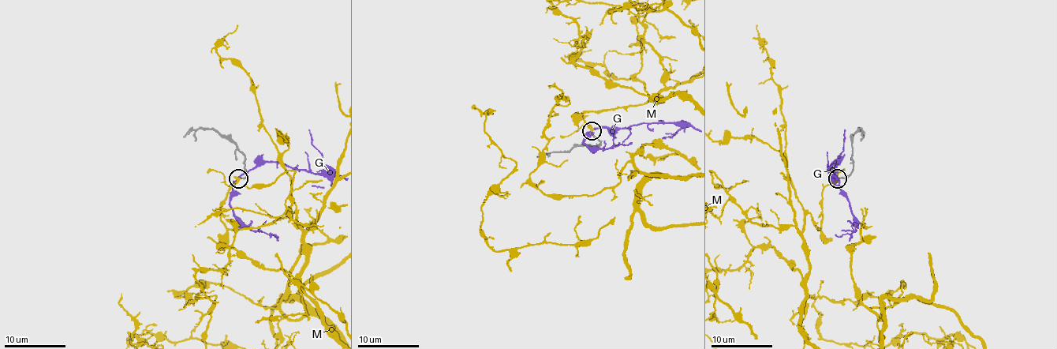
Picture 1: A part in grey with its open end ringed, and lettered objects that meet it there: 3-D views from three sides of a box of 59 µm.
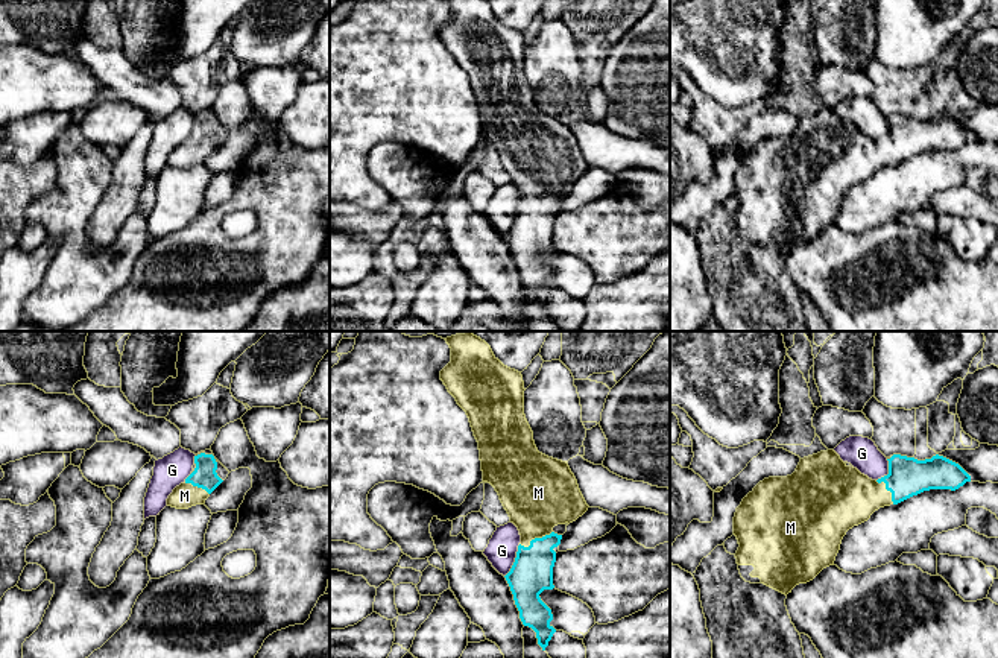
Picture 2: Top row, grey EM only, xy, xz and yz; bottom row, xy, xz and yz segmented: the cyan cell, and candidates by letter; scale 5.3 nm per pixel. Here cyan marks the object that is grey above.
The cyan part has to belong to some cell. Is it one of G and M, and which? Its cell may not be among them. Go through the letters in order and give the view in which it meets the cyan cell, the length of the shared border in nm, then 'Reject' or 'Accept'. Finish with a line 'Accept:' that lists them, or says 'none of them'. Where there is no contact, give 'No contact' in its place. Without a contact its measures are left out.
G: Touches cyan in xz. Shared border 190 nm. Reject
M: Touches cyan in xz. Shared border 190 nm. Accept
Accept: M

